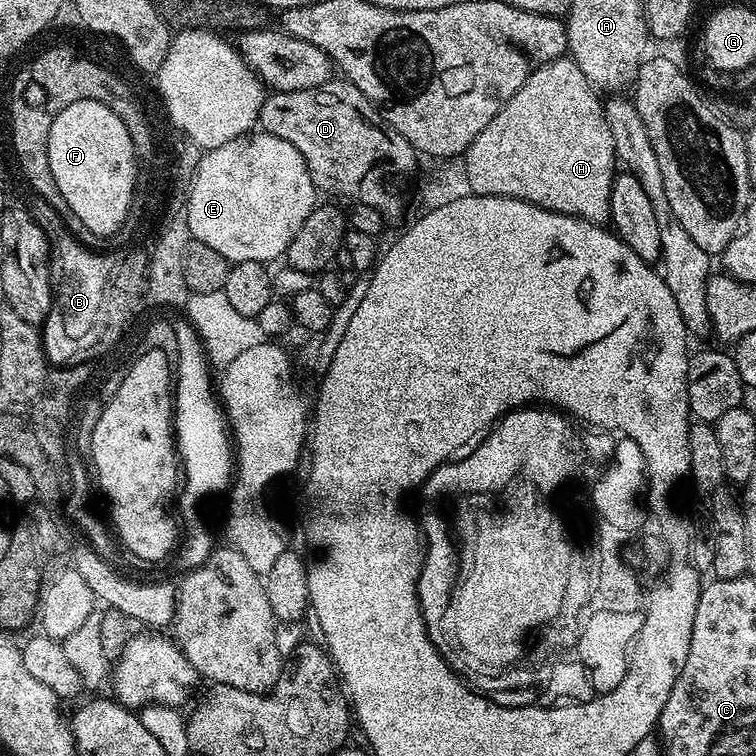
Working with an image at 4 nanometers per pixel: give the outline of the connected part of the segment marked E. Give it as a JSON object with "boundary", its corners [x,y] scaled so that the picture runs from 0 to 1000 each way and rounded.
{"boundary":[[[339,172],[266,205],[250,251],[249,292],[255,317],[280,325],[307,349],[354,349],[380,335],[389,310],[399,304],[399,294],[410,288],[419,269],[421,250],[399,204],[394,204],[394,198],[384,188],[373,188],[373,183]]]}

